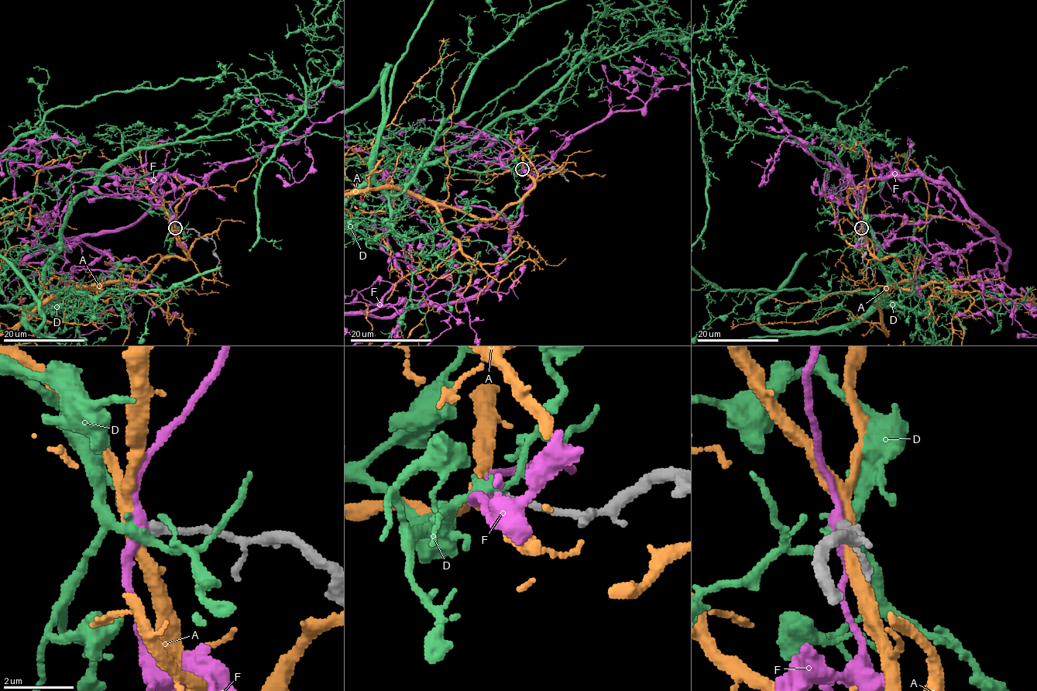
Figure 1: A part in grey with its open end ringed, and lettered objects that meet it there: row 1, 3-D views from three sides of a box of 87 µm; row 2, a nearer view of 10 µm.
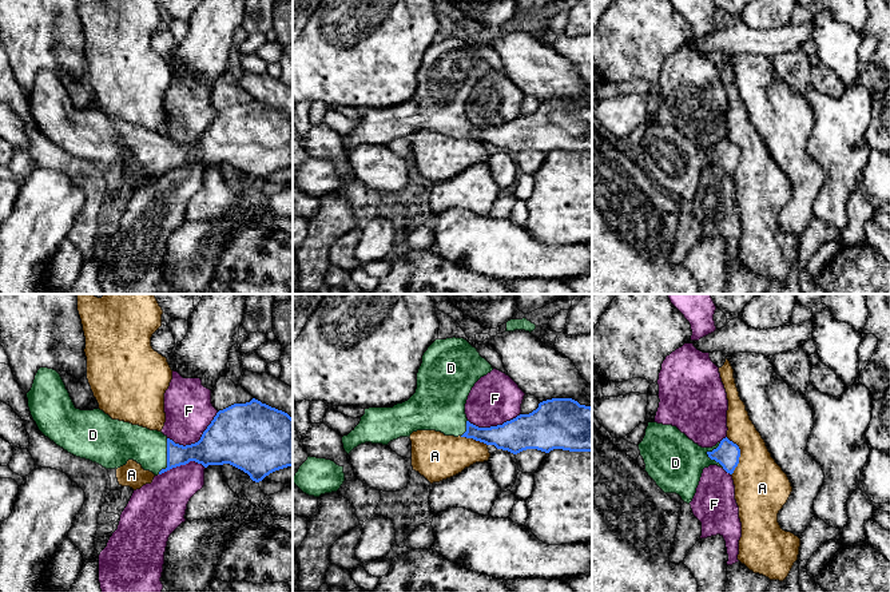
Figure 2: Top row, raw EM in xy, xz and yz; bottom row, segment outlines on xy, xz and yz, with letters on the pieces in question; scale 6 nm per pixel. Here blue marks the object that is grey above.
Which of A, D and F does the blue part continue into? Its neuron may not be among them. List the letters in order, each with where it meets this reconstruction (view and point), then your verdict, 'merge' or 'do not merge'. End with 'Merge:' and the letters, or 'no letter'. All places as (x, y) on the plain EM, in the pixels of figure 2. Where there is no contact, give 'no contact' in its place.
A: meets blue in yz at (739, 155); do not merge
D: meets blue in xy at (167, 158); merge
F: meets blue in xy at (198, 142); do not merge
Merge: D

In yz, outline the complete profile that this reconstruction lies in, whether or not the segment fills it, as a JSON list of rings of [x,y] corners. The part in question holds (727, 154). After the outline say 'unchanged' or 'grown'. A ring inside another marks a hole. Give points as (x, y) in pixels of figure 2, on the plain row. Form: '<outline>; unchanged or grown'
[[[648,123],[645,136],[637,146],[645,164],[645,172],[664,194],[676,194],[690,204],[696,194],[702,174],[710,166],[718,166],[732,175],[739,164],[740,150],[727,138],[712,148],[702,148],[676,127]]]; grown

